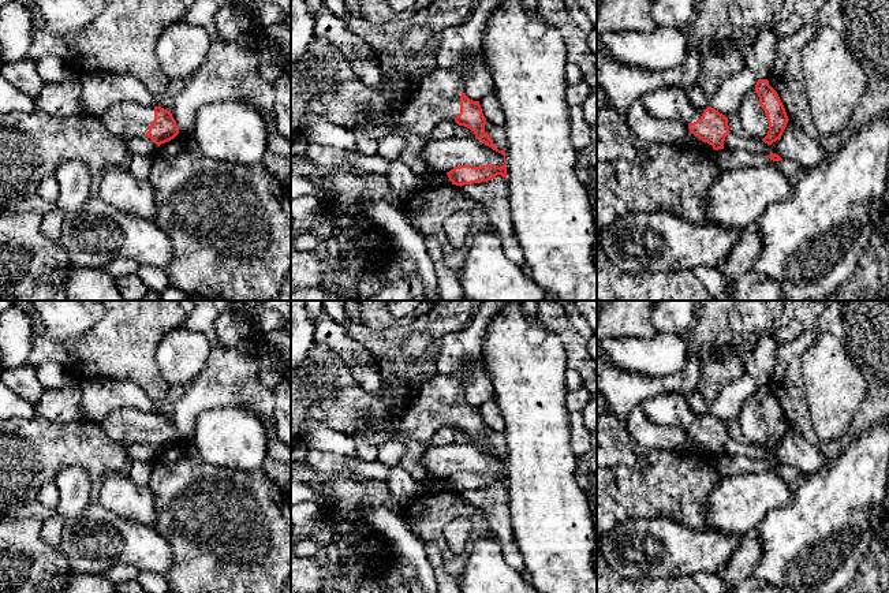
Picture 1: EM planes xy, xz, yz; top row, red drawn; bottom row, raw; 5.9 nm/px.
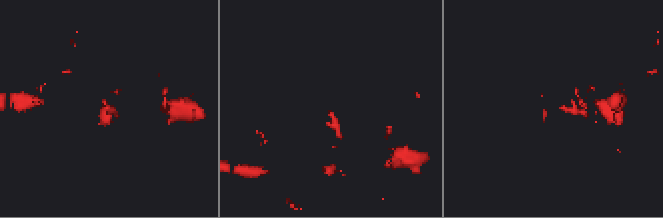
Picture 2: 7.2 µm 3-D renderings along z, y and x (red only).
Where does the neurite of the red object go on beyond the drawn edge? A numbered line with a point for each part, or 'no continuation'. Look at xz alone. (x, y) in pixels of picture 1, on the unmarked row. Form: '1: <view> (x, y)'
1: xz (437, 405)

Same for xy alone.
1: xy (127, 425)

